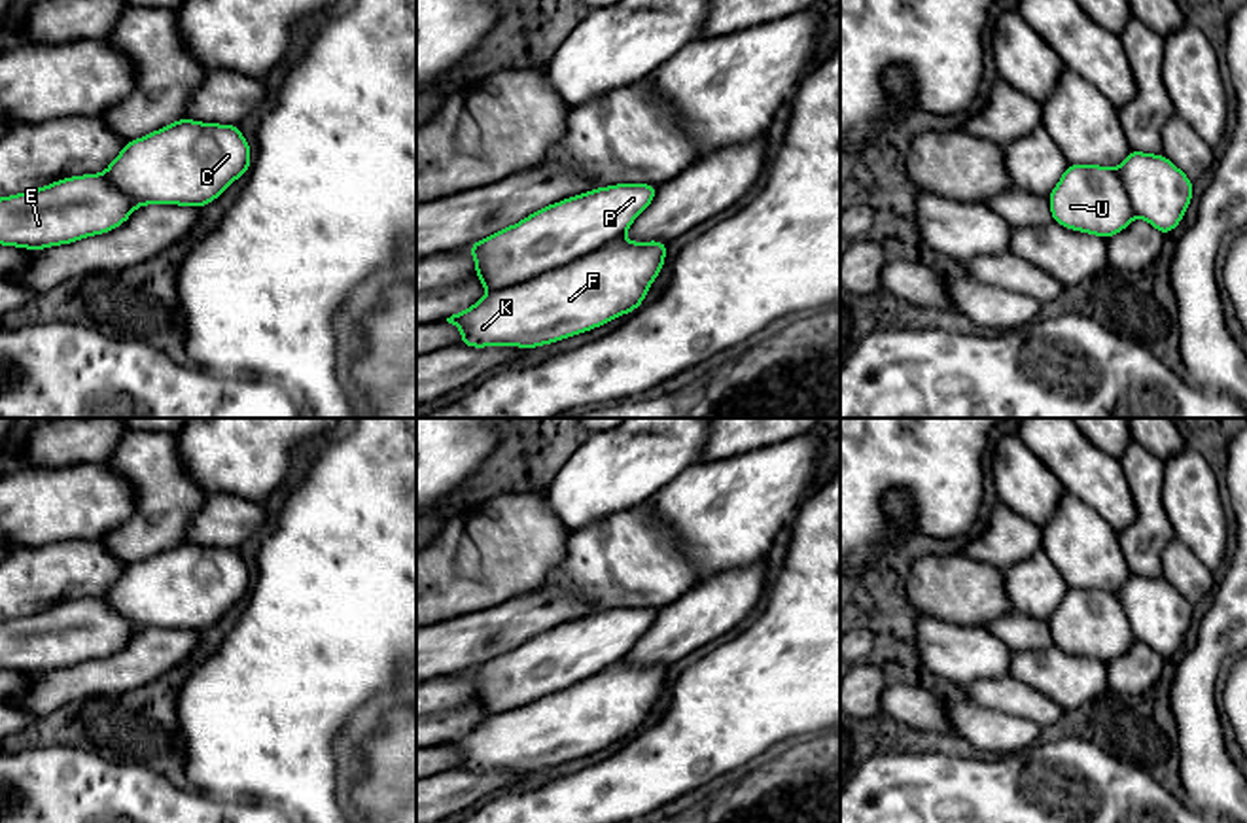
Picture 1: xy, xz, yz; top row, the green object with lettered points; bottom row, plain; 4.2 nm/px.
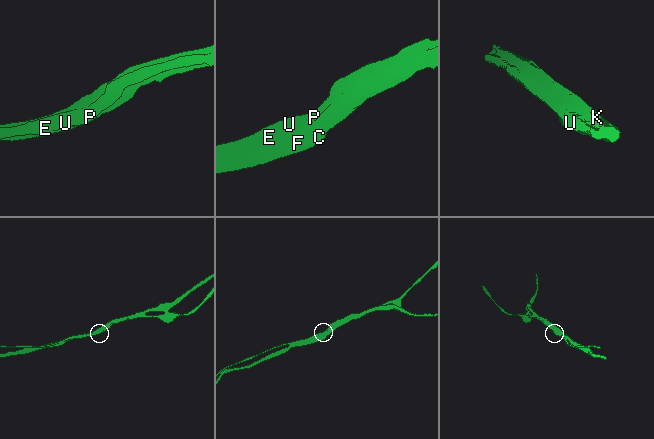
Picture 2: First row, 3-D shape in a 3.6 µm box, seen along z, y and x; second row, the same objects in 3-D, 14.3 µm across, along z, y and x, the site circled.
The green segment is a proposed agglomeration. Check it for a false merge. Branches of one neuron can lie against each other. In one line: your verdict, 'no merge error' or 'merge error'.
merge error

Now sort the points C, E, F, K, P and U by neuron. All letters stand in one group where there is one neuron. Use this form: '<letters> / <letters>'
C F K / E P U

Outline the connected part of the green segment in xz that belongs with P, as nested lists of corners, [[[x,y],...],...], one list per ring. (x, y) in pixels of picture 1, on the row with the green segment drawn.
[[[615,184],[543,206],[467,246],[475,276],[501,289],[560,269],[626,233],[657,195],[655,184]]]

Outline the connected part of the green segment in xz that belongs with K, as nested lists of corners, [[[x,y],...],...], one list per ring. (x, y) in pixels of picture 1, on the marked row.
[[[623,236],[560,269],[543,272],[511,288],[490,289],[479,303],[447,318],[462,329],[458,344],[471,348],[518,346],[537,348],[588,329],[641,306],[651,284],[666,261],[668,242],[630,242]]]

